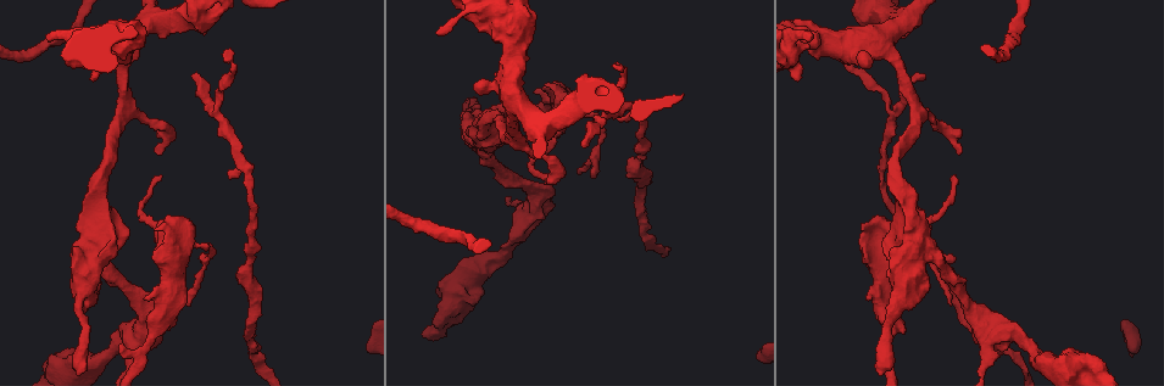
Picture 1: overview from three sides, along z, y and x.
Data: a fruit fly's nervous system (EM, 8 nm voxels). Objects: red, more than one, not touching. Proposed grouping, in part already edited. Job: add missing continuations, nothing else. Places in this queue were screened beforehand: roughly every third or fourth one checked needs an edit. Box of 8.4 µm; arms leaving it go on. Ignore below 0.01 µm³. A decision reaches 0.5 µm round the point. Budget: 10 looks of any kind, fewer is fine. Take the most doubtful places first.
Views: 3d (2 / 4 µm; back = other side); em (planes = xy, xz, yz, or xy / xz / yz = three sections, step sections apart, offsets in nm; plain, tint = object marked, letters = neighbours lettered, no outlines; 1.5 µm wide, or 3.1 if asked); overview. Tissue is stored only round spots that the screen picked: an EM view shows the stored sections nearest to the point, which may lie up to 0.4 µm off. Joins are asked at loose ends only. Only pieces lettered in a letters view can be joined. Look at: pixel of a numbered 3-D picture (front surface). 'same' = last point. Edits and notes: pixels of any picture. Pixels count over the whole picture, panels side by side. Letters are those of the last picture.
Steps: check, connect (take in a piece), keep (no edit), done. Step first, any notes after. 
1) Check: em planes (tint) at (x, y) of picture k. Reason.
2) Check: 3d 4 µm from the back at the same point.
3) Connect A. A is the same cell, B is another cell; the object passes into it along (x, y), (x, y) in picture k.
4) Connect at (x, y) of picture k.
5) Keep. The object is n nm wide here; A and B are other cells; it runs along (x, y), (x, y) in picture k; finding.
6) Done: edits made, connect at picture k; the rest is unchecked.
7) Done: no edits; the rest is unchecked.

Check: 3d 2 µm at (960, 154) of picture 1. An open end.

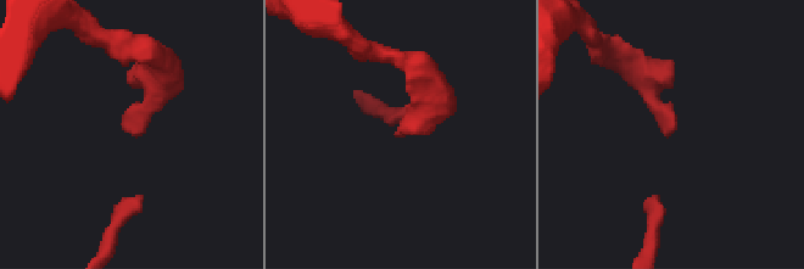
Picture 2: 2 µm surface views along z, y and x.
Check: em 3.1 µm planes (plain) at (125, 127) of picture 2. Now the EM.

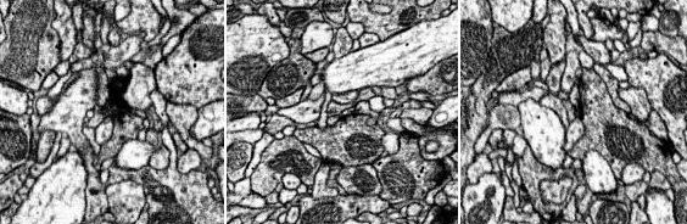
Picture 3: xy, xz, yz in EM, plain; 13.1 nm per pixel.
Check: em 3.1 µm planes (letters) at the same point. What lies round it.

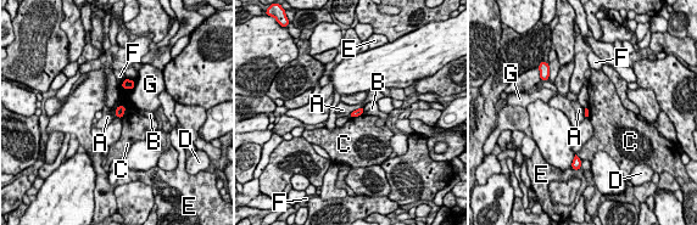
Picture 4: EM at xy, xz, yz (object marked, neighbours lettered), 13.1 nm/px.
Keep. A, B, C, D, E, F and G are other cells; a border runs along (360, 106), (349, 116) in picture 4; no lettered piece goes on from it.

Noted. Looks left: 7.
Check: em yz step 8 (letters) at (812, 33) of picture 1. An open end.

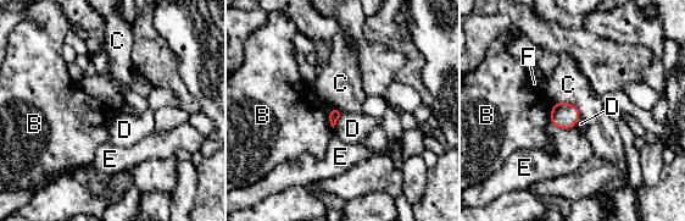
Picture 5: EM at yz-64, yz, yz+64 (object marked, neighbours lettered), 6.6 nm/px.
Check: em xz step 8 (letters) at the same point.

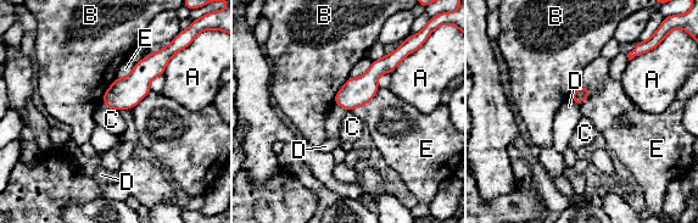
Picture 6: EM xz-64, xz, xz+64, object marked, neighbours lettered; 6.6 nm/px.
Keep. A, B, C, D and E are other cells; it runs along (397, 55), (353, 94), (338, 99) in picture 6; none of them fits.

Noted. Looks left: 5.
Check: em planes (letters) at (585, 145) of picture 1. Branch stops here.

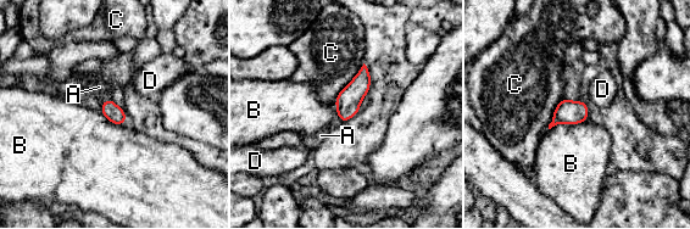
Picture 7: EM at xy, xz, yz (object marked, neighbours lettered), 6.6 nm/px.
Connect at (99, 87) of picture 7. A is the same cell, B, C and D are other cells; the object passes into it along (111, 111), (104, 101), (99, 87) in picture 7; the neuron continues.

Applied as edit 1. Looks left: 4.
Check: overview.

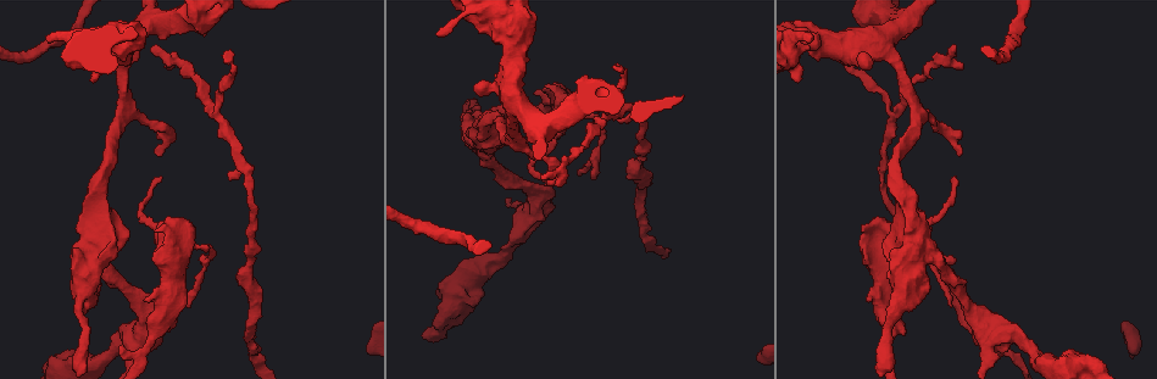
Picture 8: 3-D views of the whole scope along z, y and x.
Check: em yz step 8 (letters) at (189, 306) of picture 8. Free end.

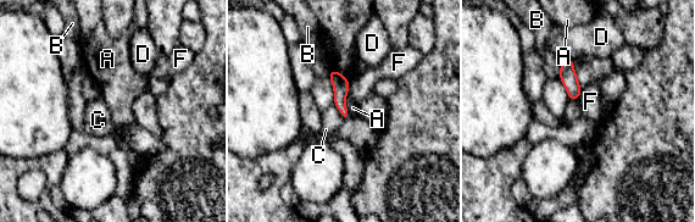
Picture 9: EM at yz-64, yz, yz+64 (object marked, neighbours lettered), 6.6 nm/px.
Keep. A, B, C, D and F are other cells; a border runs along (333, 104), (344, 116) in picture 9; none of them fits.

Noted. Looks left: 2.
Done: edits made, connect at picture 7; the rest is unchecked.

